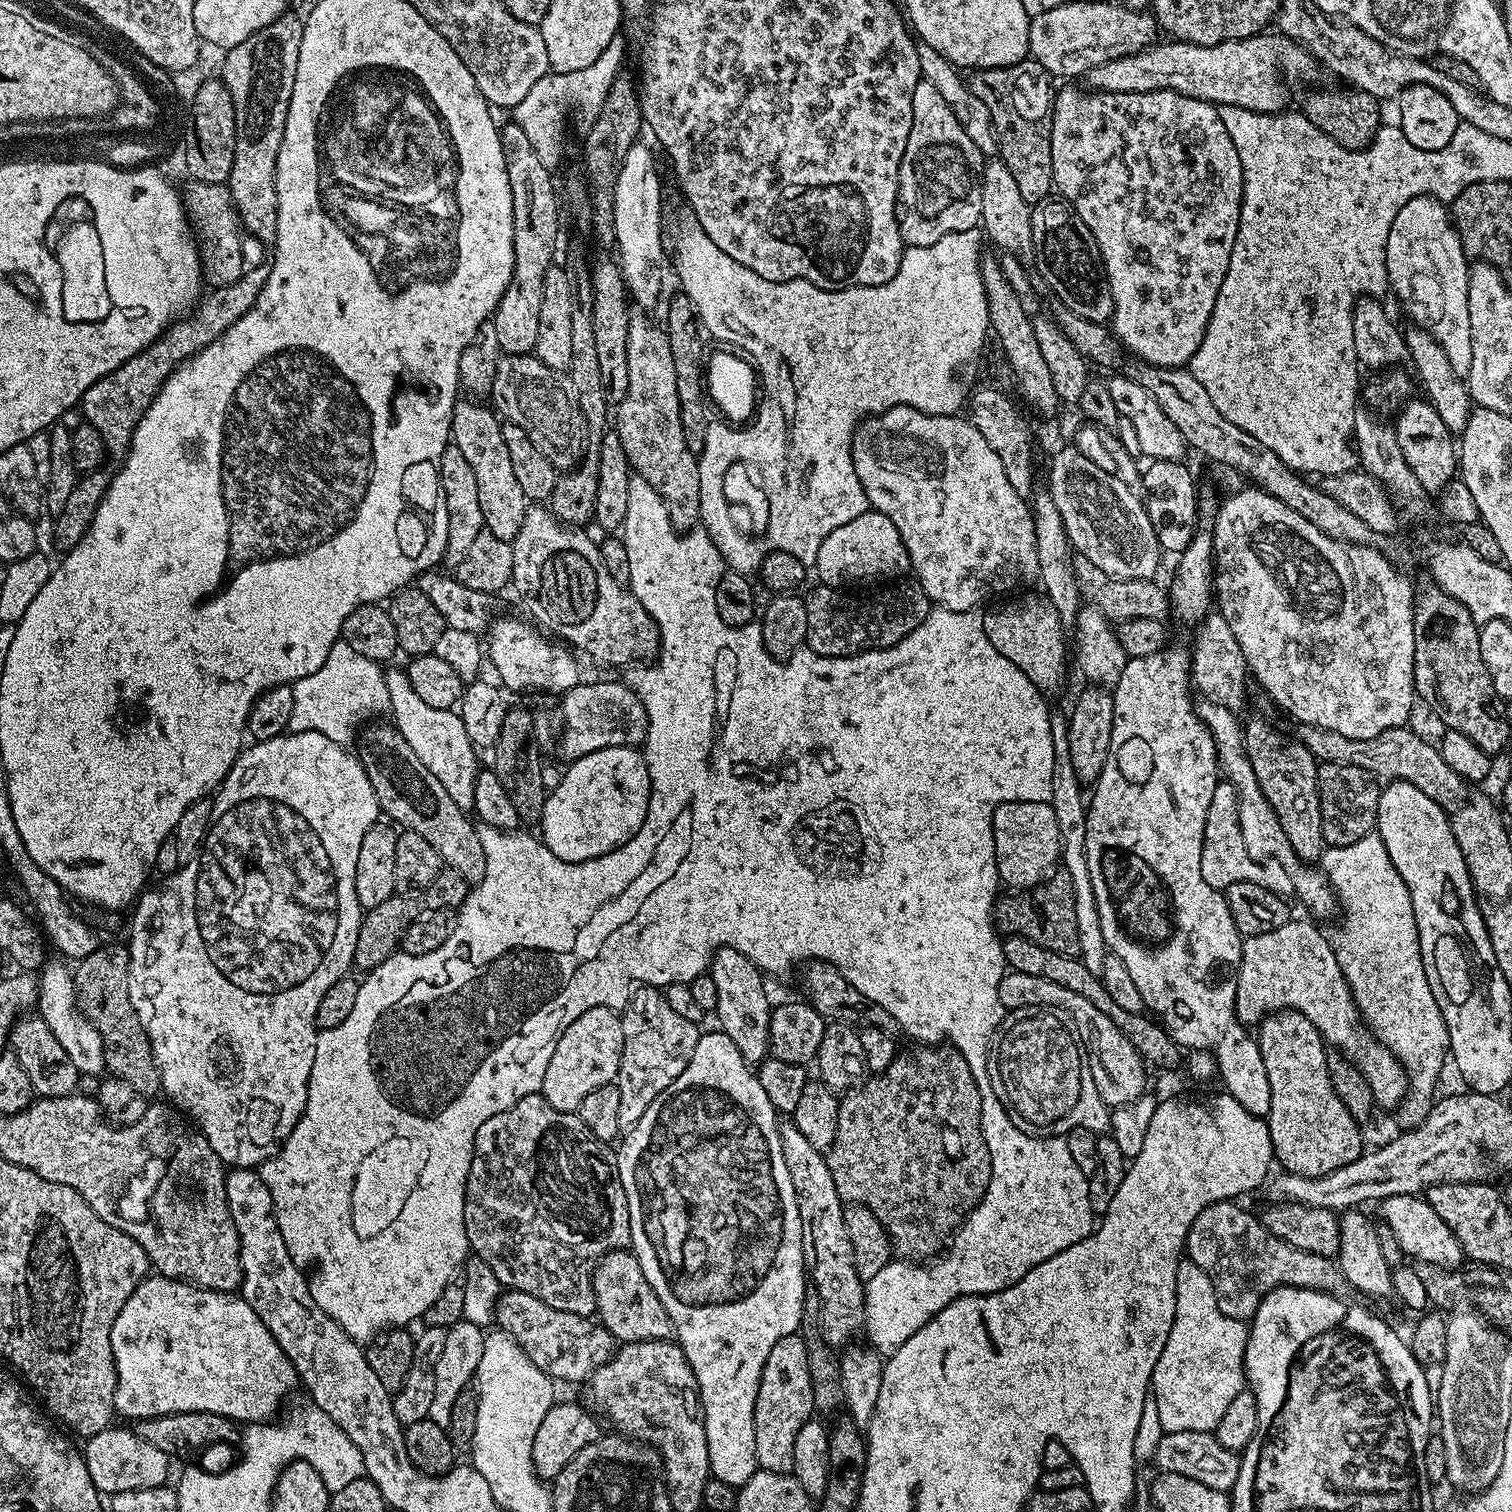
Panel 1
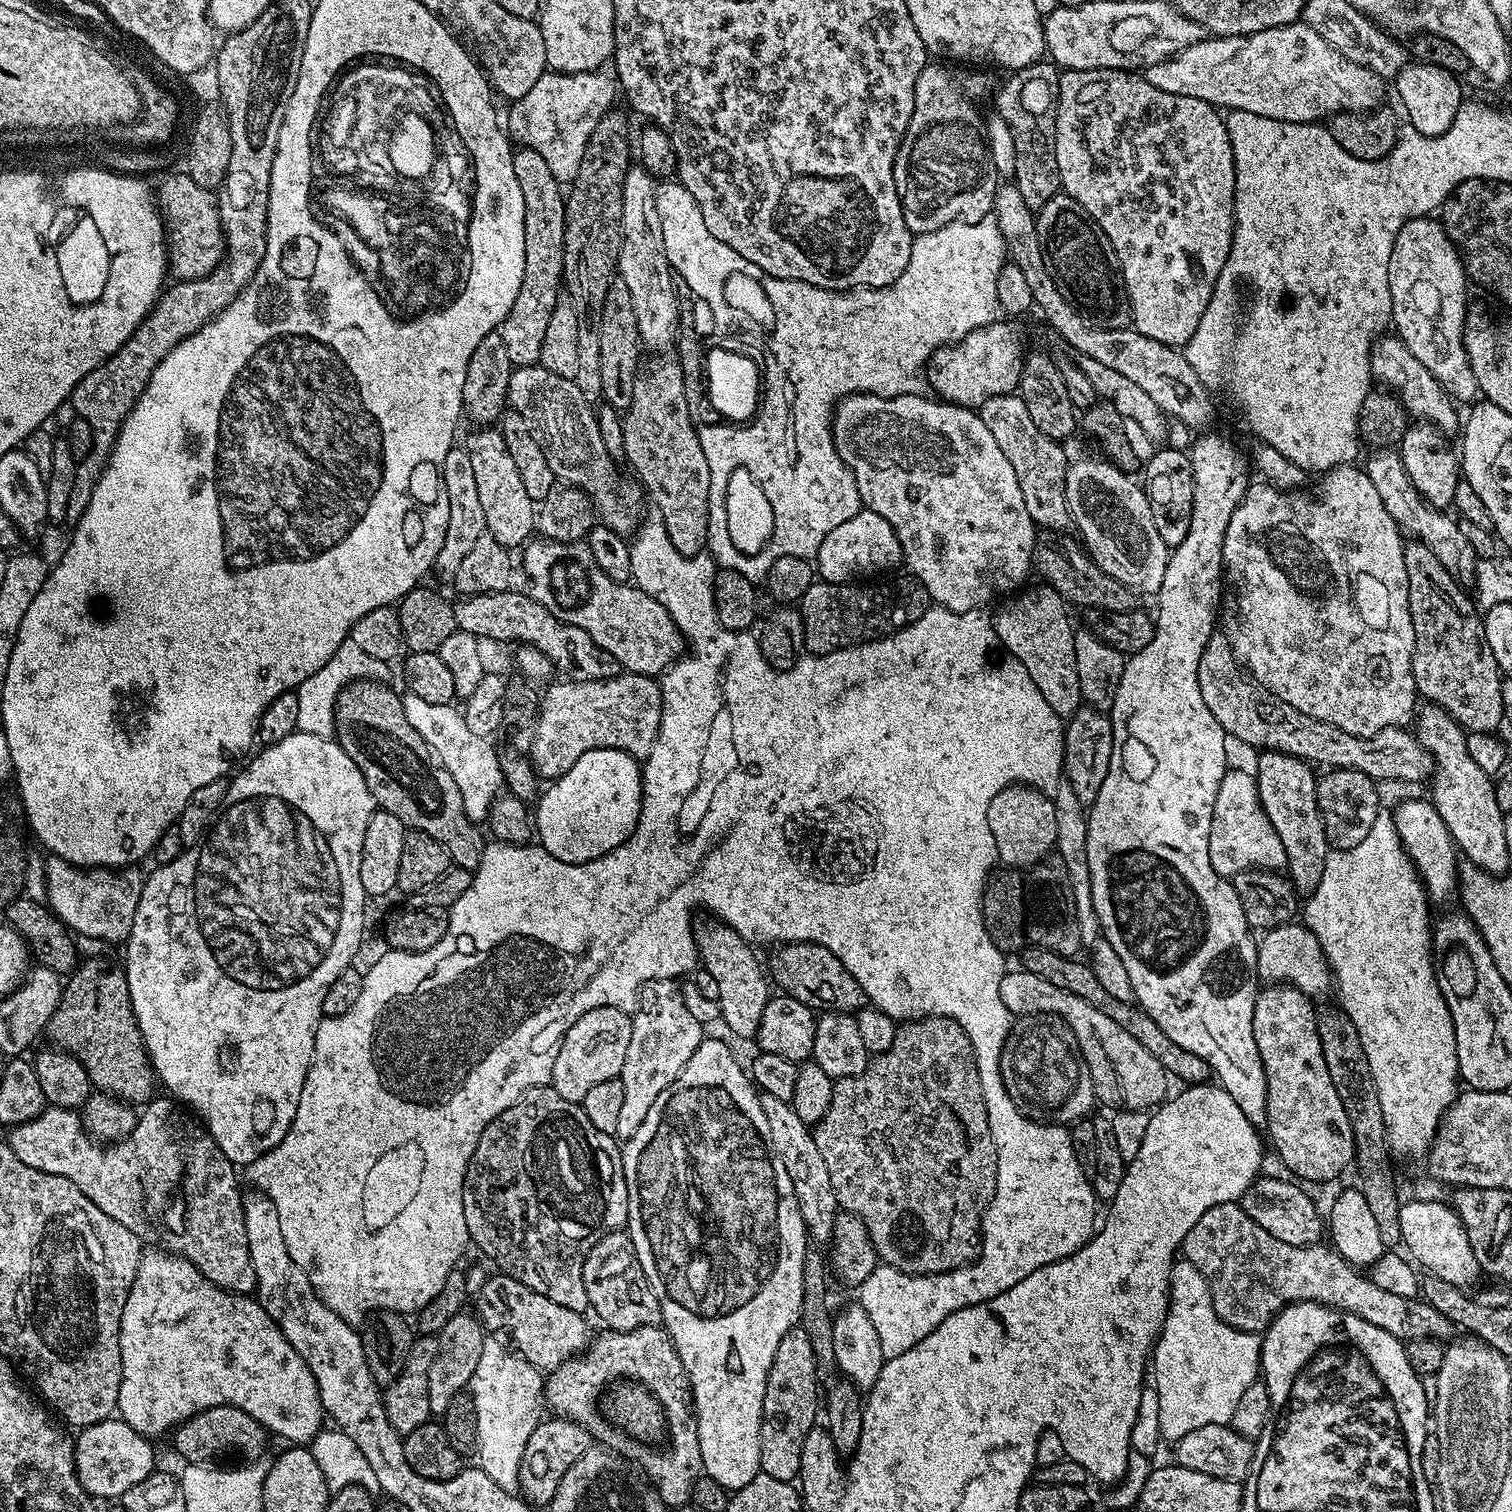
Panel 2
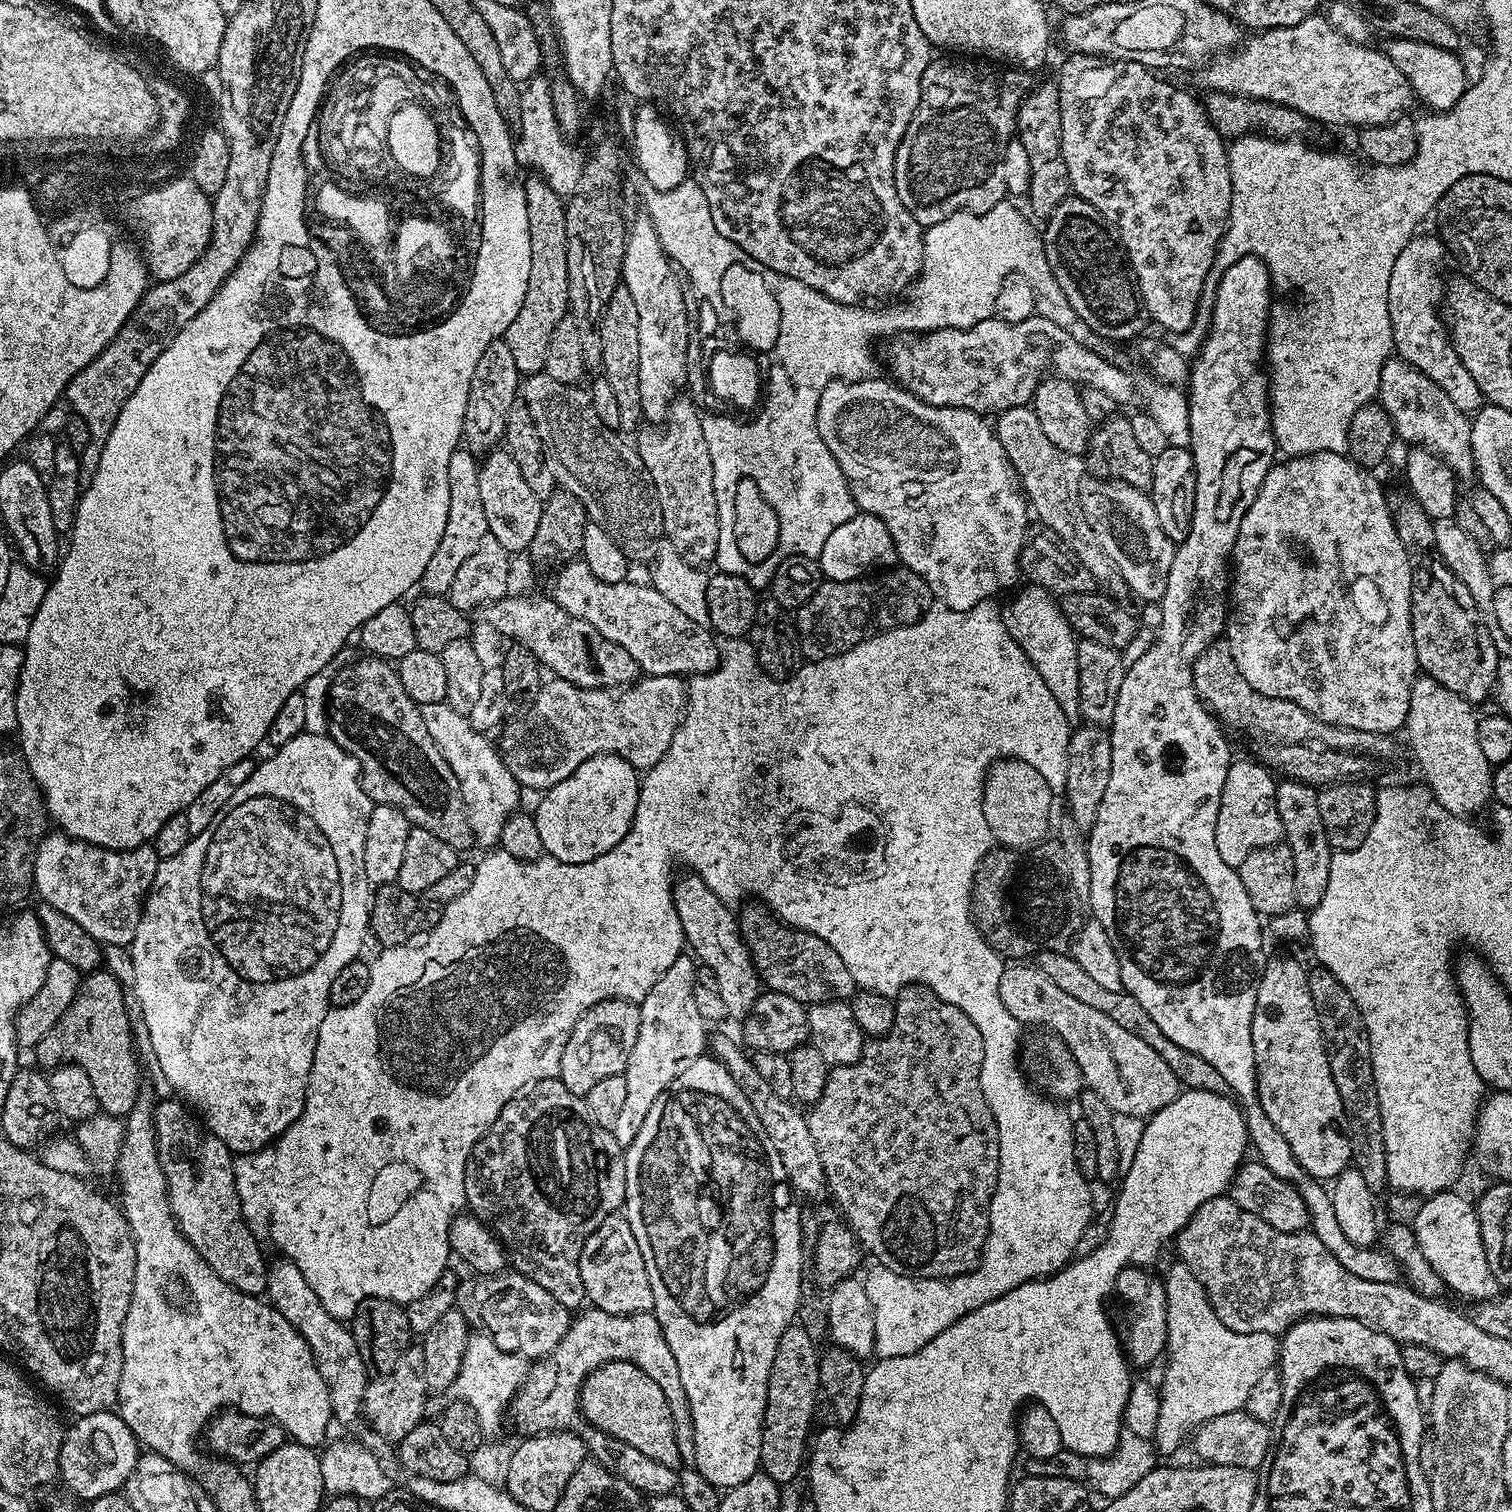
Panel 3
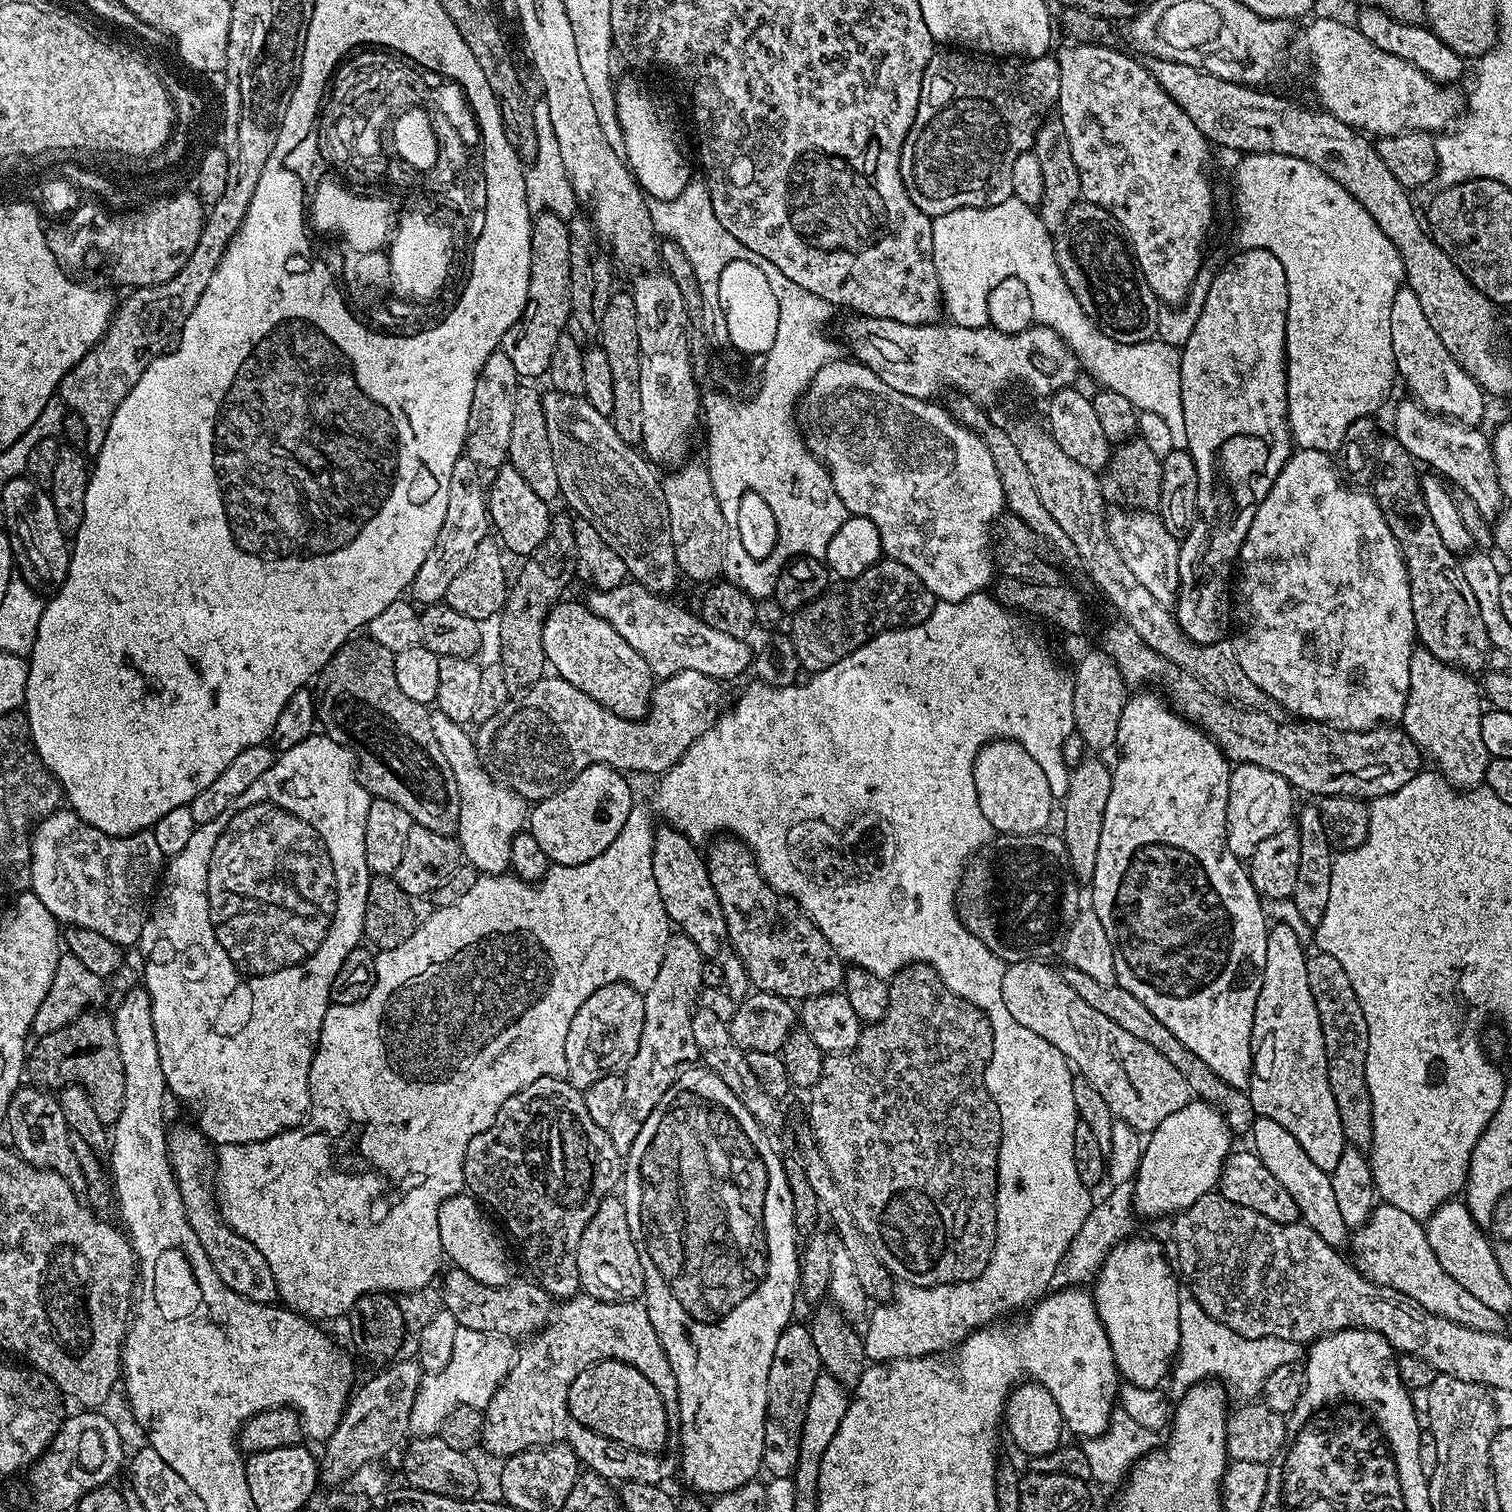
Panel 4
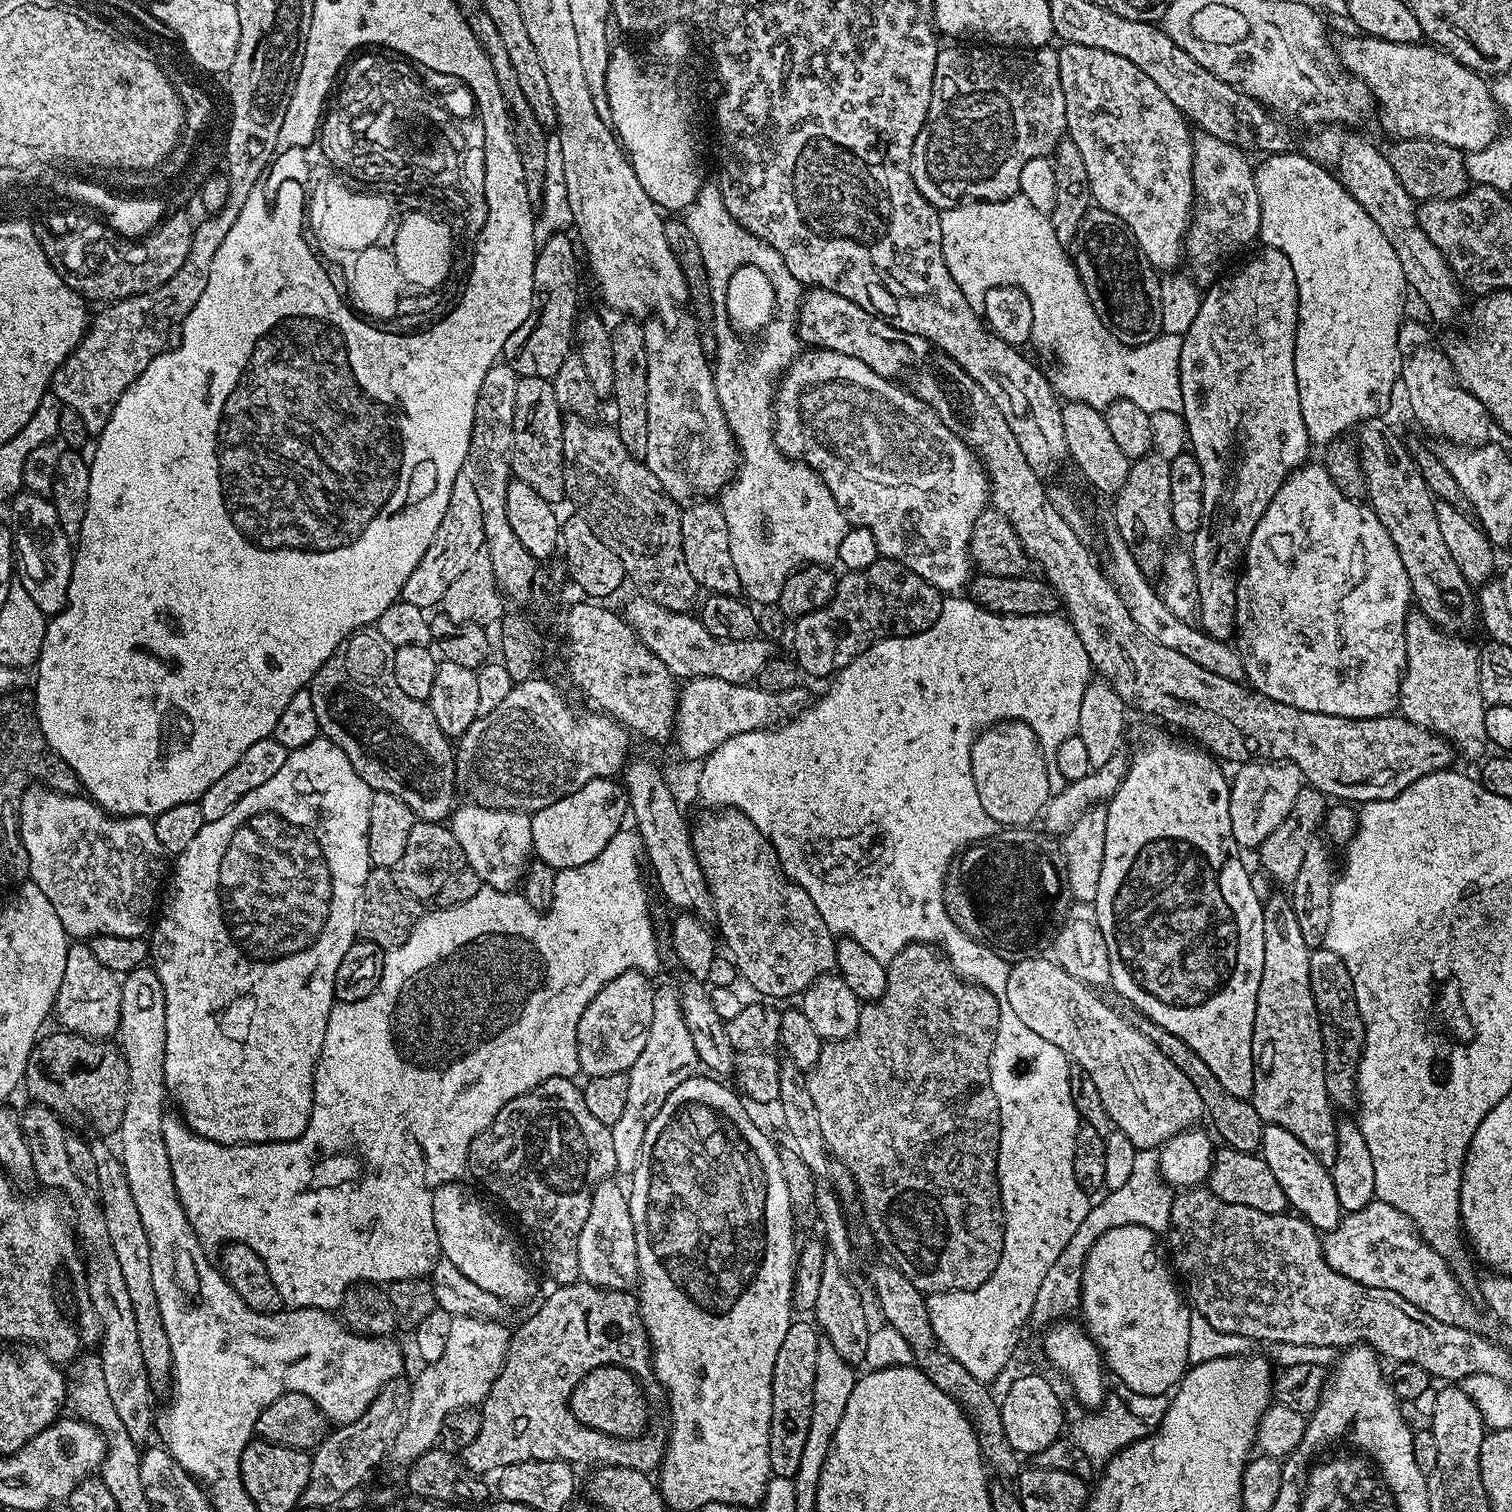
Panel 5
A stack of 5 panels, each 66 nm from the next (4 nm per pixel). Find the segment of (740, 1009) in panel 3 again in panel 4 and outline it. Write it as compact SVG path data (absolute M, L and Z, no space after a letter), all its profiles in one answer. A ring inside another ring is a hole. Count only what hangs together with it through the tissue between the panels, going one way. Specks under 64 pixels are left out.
M671 826L657 827L652 837L652 869L654 882L658 882L658 894L662 906L666 910L669 921L676 924L683 935L698 946L705 961L722 966L724 988L737 1002L749 995L750 985L746 966L737 958L728 943L726 918L722 910L722 902L718 902L718 894L710 882L710 874L701 849L686 839L678 829Z

